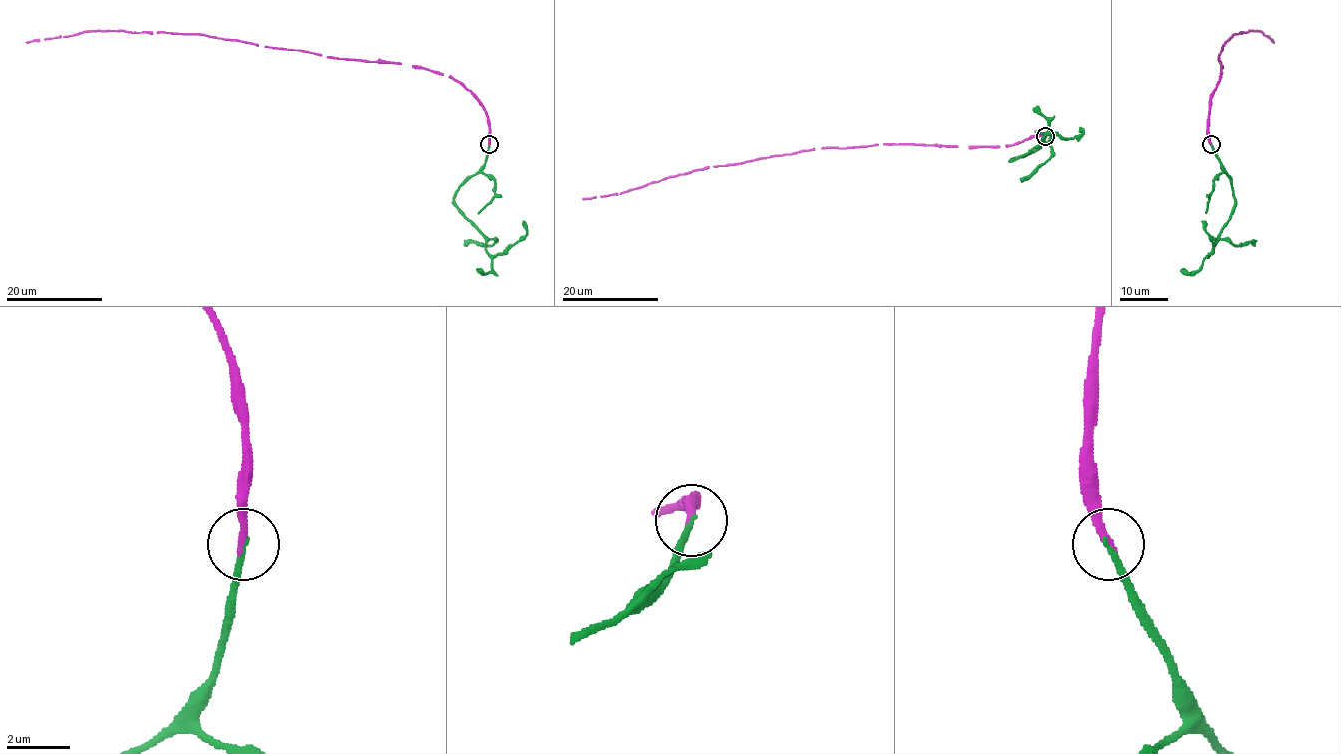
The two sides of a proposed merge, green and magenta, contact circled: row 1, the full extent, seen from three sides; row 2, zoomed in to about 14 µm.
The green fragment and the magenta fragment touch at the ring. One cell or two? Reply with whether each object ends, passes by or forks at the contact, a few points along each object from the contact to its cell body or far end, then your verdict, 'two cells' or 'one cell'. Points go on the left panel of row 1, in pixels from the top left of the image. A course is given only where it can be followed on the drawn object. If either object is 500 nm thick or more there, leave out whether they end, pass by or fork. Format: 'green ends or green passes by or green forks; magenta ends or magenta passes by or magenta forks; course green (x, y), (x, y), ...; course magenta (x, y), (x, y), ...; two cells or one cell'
green ends; magenta ends; course green (489, 144), (483, 165), (459, 187), (454, 205), (483, 236), (490, 255), (503, 254), (527, 233), (523, 221); course magenta (489, 144), (489, 120), (480, 101), (449, 75), (412, 65), (337, 59), (194, 34), (90, 30), (26, 42); one cell

